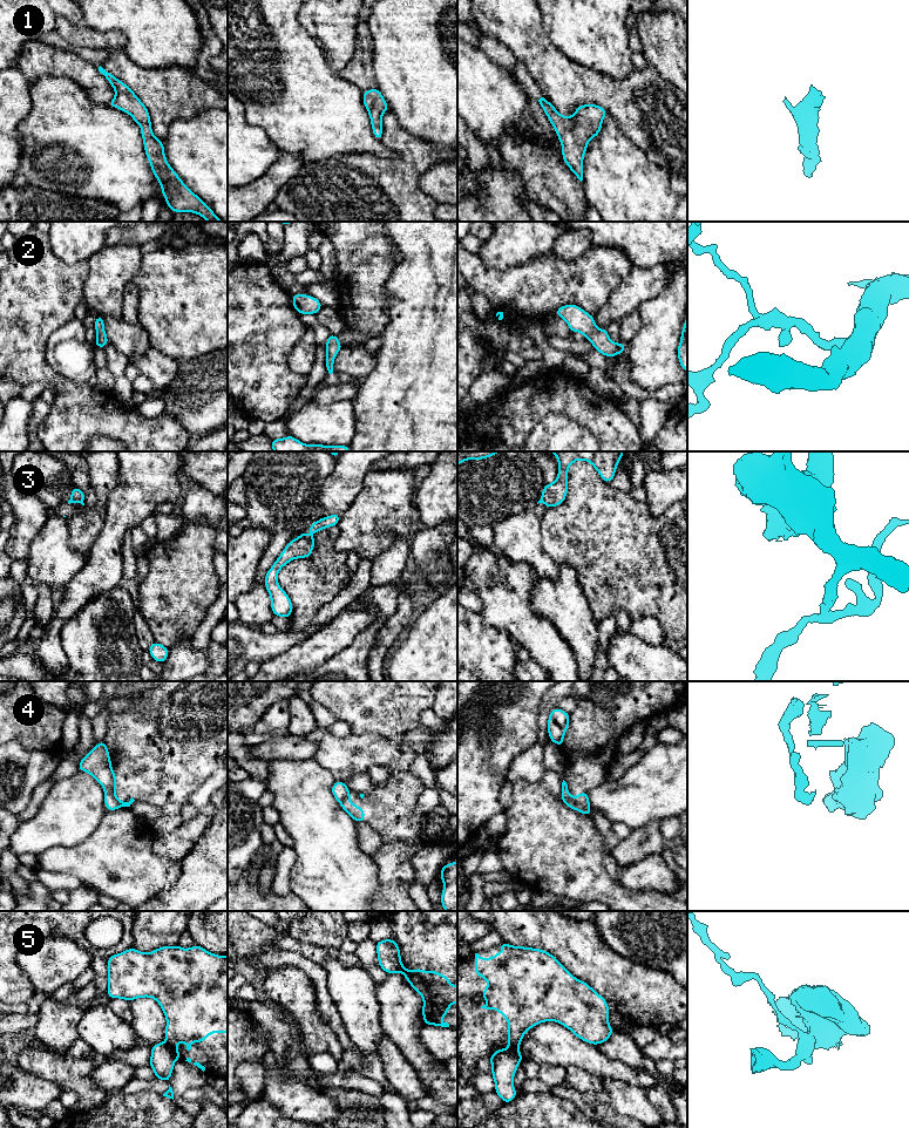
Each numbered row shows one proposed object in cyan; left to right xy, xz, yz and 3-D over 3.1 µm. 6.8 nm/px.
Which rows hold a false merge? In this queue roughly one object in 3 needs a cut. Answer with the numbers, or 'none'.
3, 4, 5

